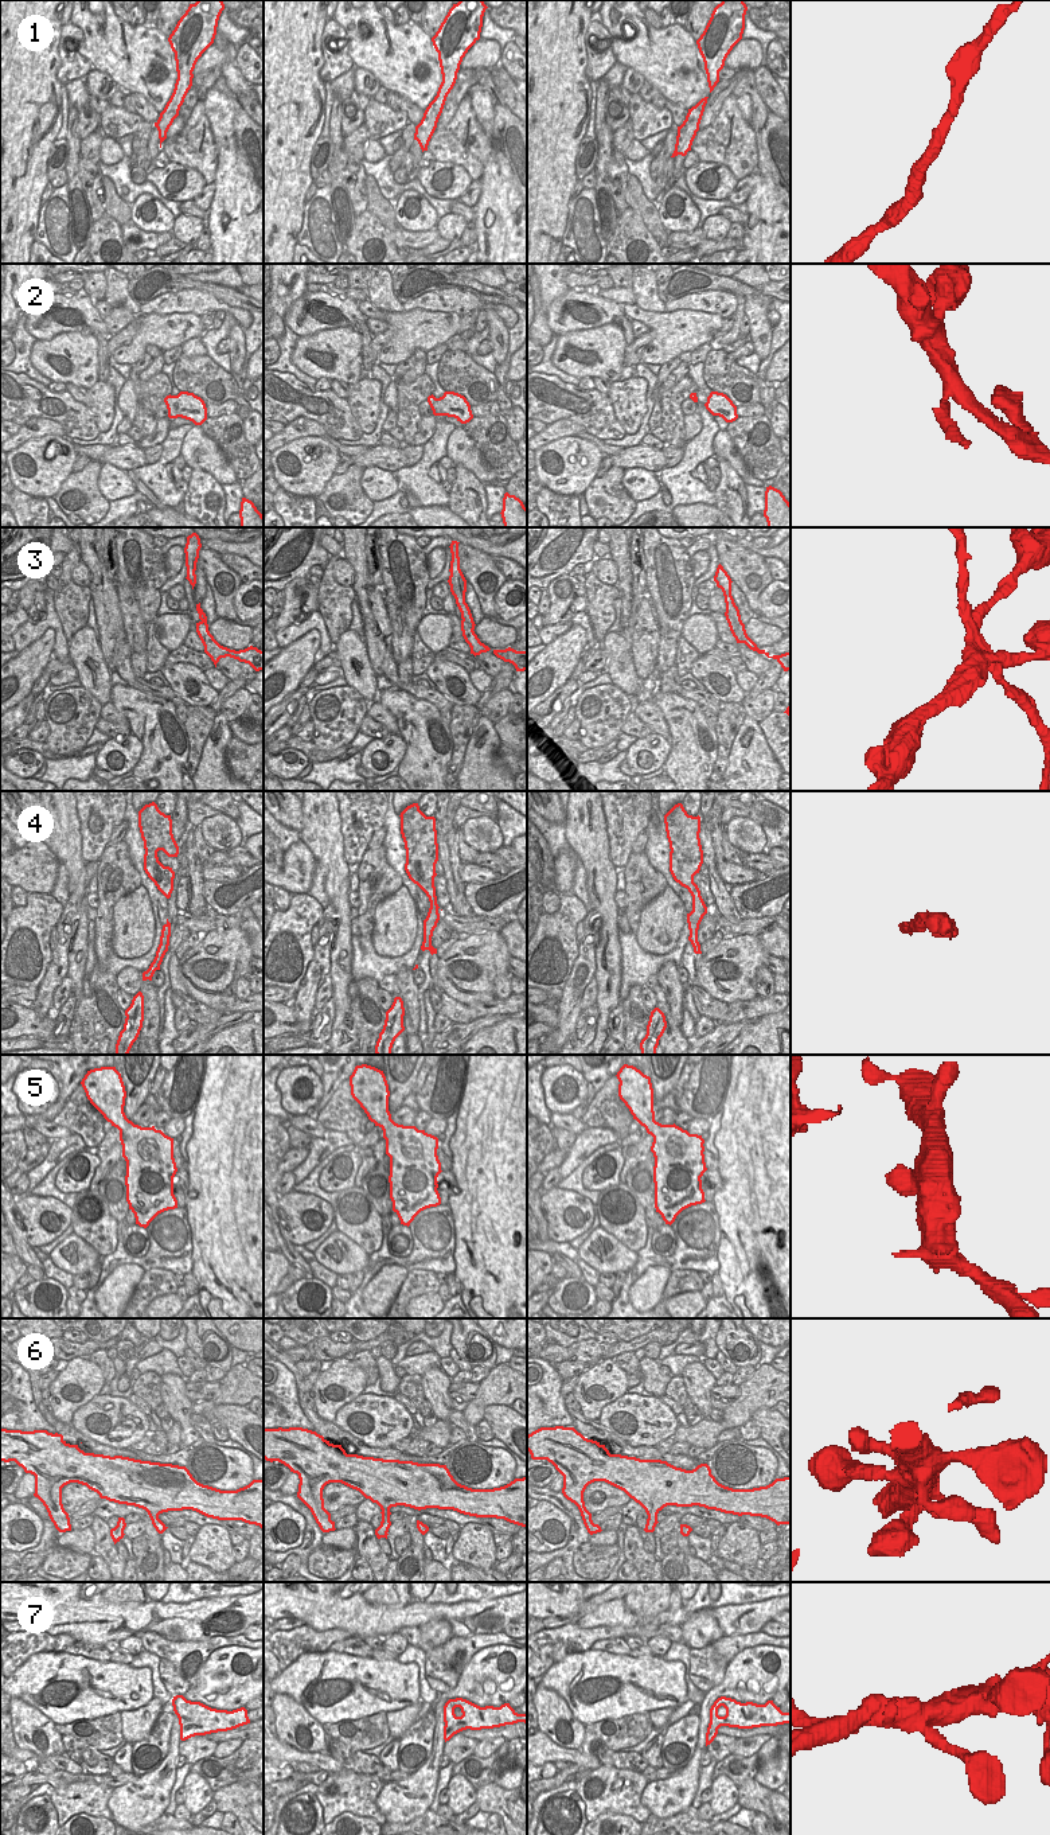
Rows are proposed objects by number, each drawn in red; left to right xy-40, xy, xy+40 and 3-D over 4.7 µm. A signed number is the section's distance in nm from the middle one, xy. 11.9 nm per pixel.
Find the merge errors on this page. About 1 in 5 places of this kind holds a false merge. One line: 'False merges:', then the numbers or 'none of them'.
False merges: 2, 3, 4

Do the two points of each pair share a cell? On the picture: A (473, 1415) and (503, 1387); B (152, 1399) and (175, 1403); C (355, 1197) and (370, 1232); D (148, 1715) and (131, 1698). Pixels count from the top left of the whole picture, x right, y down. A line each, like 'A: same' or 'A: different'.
A: same
B: different
C: same
D: different

